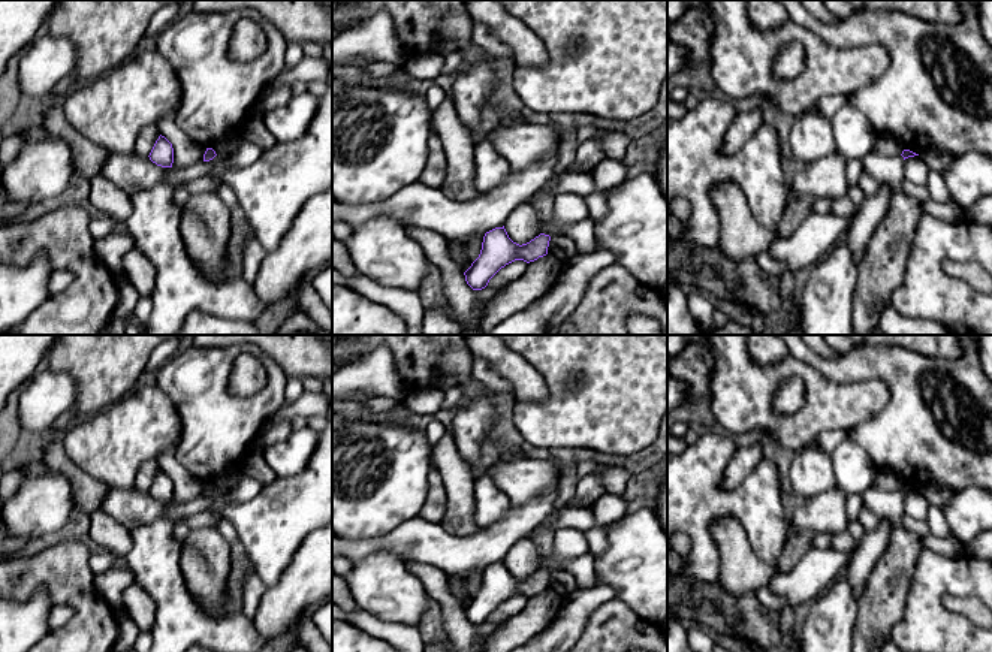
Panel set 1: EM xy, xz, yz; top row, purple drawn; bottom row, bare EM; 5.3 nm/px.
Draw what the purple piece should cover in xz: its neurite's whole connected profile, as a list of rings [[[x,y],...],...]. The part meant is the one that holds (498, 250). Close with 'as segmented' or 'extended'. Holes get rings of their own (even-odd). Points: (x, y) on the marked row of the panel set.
[[[504,226],[485,233],[479,257],[464,272],[467,284],[473,290],[482,290],[489,280],[506,265],[515,260],[527,263],[548,254],[551,236],[540,233],[527,244],[513,242]]]; as segmented

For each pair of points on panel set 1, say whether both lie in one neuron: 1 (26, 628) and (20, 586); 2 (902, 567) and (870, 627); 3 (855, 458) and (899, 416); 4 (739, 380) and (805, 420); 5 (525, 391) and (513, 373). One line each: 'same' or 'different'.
1: different
2: same
3: different
4: same
5: same

